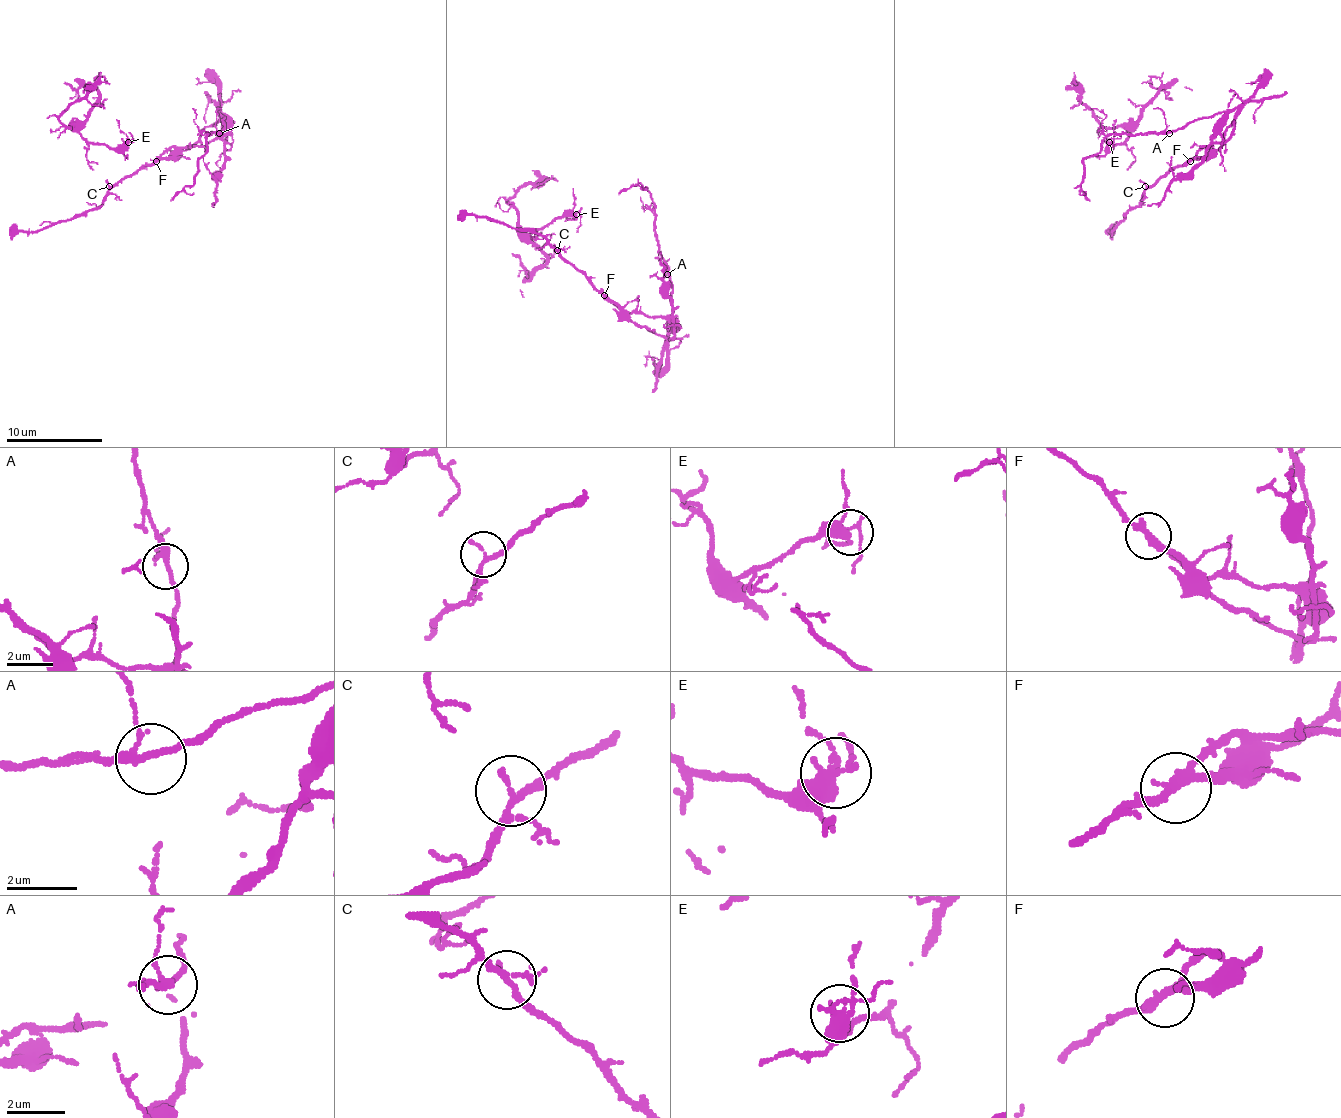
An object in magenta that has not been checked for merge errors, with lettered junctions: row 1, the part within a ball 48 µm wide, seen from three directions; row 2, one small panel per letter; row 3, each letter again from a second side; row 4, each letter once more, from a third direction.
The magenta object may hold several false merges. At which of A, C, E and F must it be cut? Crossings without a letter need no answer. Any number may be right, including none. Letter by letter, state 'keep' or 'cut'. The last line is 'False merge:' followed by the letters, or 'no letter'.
A: keep
C: keep
E: keep
F: cut
False merge: F

